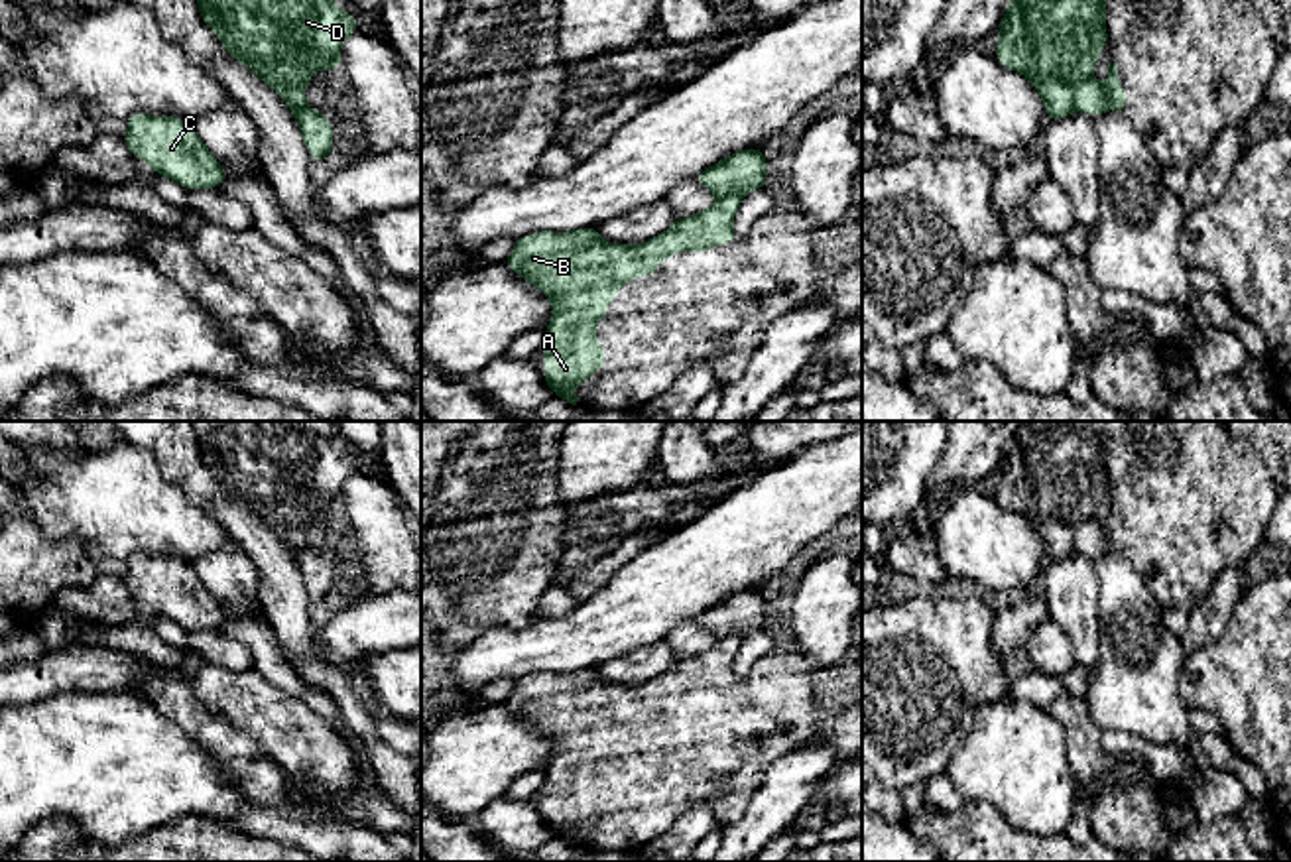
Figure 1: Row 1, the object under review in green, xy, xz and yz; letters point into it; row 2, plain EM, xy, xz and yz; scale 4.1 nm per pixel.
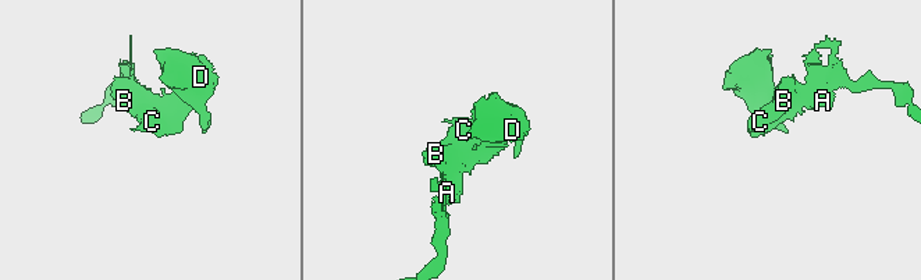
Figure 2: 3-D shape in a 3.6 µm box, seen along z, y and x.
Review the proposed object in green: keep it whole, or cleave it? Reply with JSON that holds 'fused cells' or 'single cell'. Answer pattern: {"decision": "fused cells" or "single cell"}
{"decision": "fused cells"}

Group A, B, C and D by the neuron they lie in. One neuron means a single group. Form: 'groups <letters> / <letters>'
groups A B C / D

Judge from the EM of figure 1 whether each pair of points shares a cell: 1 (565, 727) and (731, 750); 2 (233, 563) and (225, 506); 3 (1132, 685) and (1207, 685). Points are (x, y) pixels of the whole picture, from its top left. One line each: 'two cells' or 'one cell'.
1: one cell
2: two cells
3: two cells

